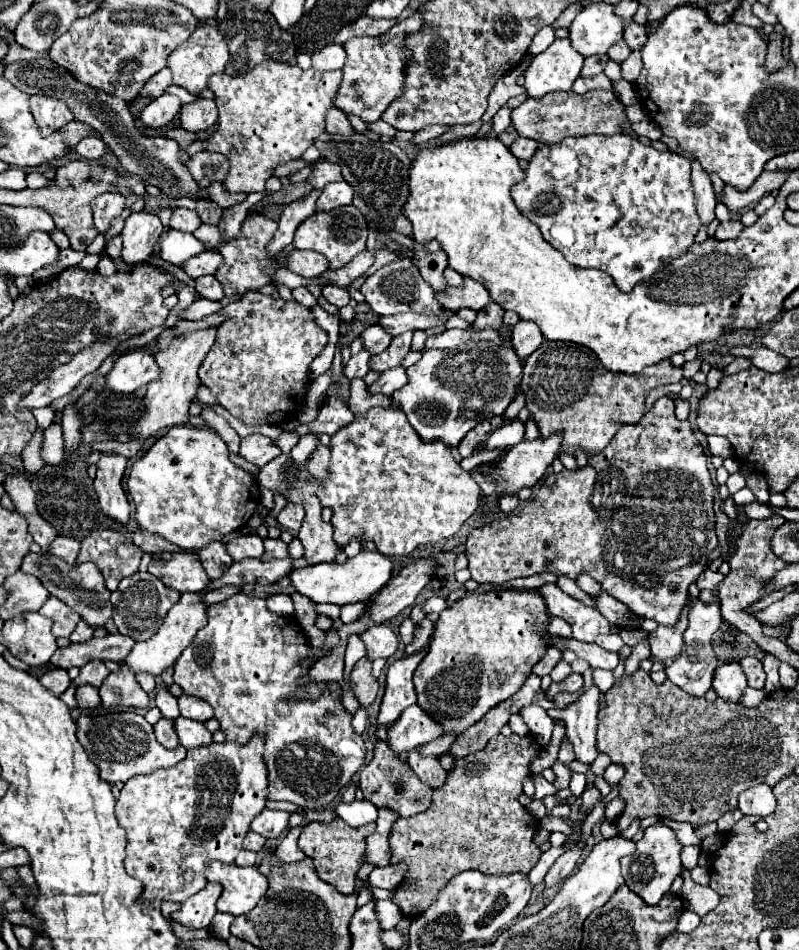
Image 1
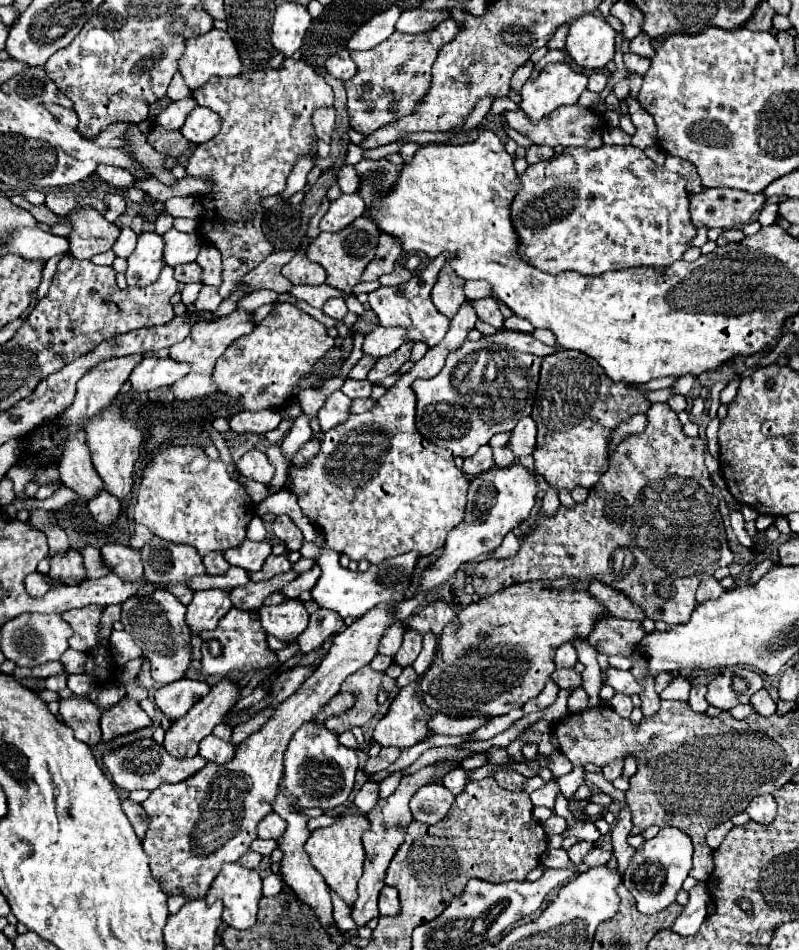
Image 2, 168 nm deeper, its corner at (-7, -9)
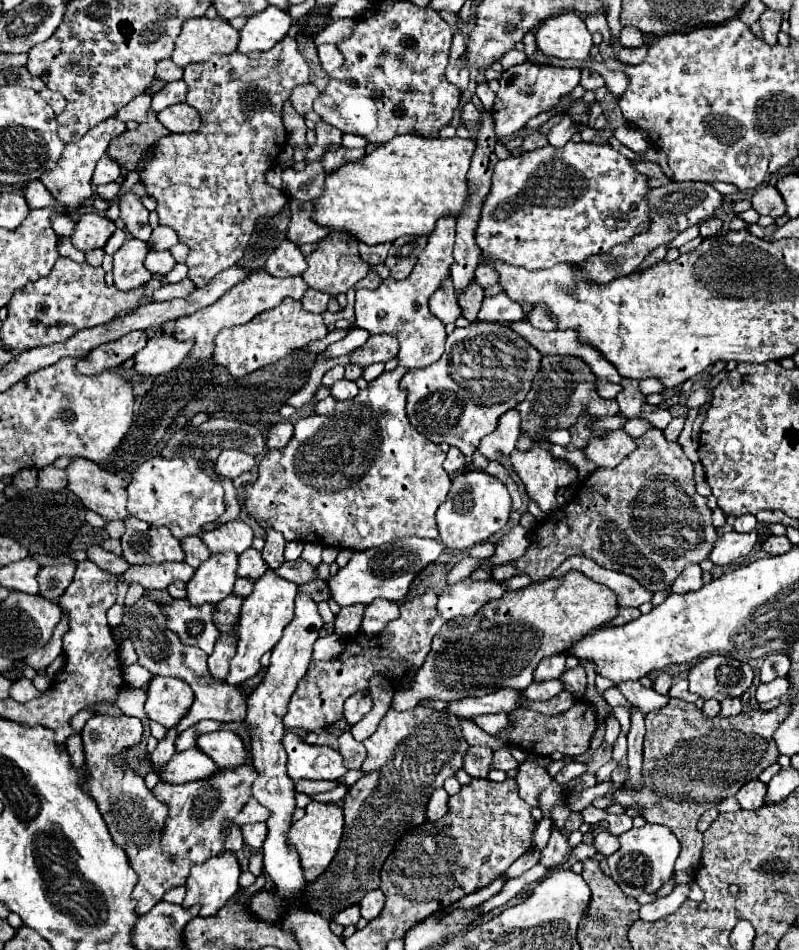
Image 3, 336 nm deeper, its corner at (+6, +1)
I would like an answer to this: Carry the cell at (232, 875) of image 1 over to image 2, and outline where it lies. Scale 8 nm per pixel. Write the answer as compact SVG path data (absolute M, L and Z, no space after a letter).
M226 863L226 865L222 865L220 875L210 885L210 891L206 895L206 903L214 903L214 899L220 899L224 903L222 921L228 927L234 927L234 929L248 929L248 927L252 927L256 923L258 901L262 899L262 879L260 879L258 871L244 869L240 863Z

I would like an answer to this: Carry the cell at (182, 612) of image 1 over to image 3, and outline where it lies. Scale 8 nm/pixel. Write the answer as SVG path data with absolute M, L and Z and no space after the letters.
M235 553L211 555L209 561L205 561L205 565L199 565L197 573L187 583L187 601L197 607L205 603L219 603L233 589L233 583L237 579L235 569Z

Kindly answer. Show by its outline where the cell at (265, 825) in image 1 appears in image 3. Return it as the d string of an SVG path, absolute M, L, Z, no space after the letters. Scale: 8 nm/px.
M253 797L247 801L245 809L241 809L241 813L233 819L237 825L247 825L247 823L257 823L257 821L265 821L265 817L269 817L269 811L257 803Z

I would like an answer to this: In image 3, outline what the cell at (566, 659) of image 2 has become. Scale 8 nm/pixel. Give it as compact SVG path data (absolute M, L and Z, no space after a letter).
M557 653L551 657L545 657L537 669L535 669L535 681L545 679L559 679L559 675L565 671L565 653Z

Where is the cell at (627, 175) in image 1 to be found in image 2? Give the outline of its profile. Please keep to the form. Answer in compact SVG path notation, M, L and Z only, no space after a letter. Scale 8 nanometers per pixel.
M632 145L626 147L598 147L598 149L584 149L584 147L568 147L564 153L556 155L550 161L542 161L538 165L528 165L528 169L518 175L522 189L516 193L510 209L510 217L514 223L514 231L518 235L518 255L530 263L532 267L546 271L550 275L560 275L564 271L576 271L582 275L602 275L606 271L616 271L616 269L628 269L628 267L654 267L656 271L662 271L664 265L670 265L678 259L682 259L684 251L690 247L688 243L694 239L696 229L690 223L690 213L688 213L688 193L686 193L686 179L678 173L670 173L664 167L658 167L654 161L650 161L642 149L636 149Z

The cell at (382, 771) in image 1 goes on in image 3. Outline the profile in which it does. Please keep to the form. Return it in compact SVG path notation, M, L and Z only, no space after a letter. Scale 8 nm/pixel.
M443 787L435 789L433 795L429 797L429 803L427 803L427 819L429 821L437 821L439 817L443 817L447 813L447 791Z

